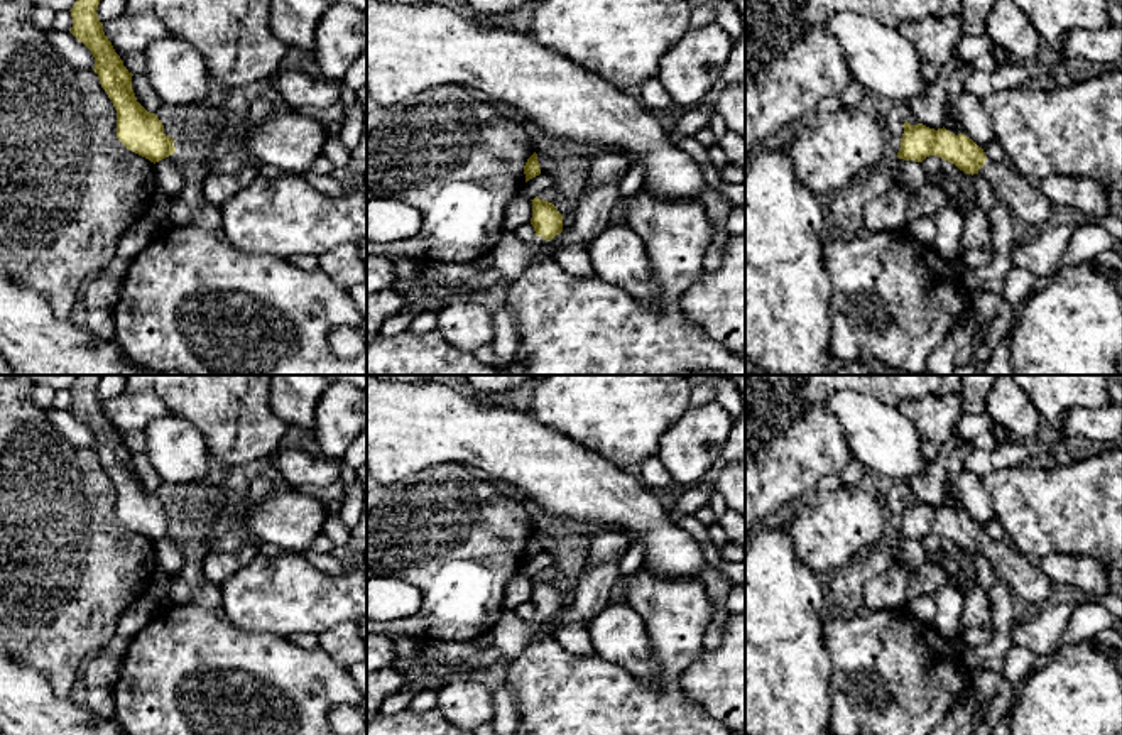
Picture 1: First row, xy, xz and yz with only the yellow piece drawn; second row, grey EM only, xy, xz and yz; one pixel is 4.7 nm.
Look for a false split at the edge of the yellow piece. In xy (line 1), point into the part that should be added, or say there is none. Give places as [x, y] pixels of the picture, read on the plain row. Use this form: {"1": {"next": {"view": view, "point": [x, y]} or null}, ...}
{"1": {"next": null}}

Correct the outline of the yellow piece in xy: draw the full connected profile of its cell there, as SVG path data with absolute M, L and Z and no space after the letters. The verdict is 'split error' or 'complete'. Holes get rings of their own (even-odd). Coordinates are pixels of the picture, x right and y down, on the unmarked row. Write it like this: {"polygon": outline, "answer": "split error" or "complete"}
{"polygon": "M79 375L73 384L71 412L83 421L95 436L93 449L117 488L117 517L132 531L159 541L176 531L174 517L164 512L155 492L147 490L132 468L132 451L115 431L98 397L101 375Z", "answer": "complete"}

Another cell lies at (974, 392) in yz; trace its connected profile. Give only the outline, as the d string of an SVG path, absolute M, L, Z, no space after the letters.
M961 375L961 390L948 395L926 395L899 402L897 409L912 421L918 434L945 444L961 414L985 414L985 400L999 375Z

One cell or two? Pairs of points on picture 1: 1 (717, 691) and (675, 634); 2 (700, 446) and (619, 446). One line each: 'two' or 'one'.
1: two
2: two

